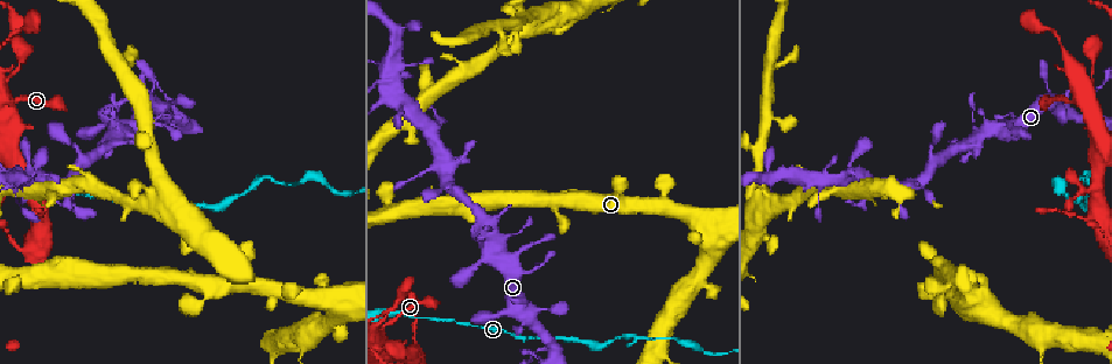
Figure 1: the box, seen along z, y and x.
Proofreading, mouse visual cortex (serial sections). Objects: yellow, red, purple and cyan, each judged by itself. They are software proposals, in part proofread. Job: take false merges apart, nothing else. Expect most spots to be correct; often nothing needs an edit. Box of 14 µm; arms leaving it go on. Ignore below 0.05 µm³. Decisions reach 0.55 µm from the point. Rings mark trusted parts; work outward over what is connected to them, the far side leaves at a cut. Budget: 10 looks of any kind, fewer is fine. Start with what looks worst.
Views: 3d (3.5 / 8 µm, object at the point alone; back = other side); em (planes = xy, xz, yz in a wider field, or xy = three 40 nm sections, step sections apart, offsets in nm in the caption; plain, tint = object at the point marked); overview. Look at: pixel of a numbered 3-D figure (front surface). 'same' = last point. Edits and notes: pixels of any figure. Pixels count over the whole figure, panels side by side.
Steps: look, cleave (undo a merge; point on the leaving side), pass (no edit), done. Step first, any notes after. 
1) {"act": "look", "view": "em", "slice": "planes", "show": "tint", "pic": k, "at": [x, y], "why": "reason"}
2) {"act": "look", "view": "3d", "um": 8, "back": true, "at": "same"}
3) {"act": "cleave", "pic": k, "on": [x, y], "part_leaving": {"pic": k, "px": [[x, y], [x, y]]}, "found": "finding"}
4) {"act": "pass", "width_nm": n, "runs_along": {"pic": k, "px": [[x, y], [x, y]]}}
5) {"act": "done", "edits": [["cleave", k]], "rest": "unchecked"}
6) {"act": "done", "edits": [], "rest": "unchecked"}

{"act": "look", "view": "3d", "um": 3.5, "pic": 1, "at": [285, 182], "why": "calibre changes"}

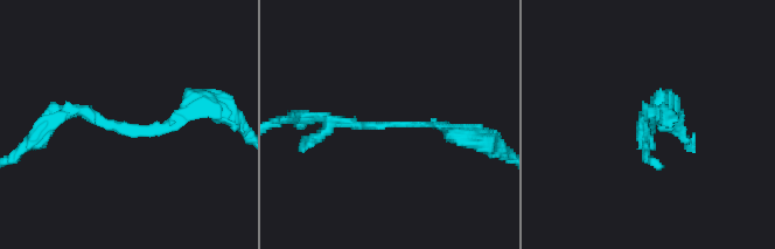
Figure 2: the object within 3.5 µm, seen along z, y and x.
{"act": "look", "view": "em", "slice": "planes", "show": "tint", "pic": 2, "at": [392, 124], "why": "shape alone is not enough"}

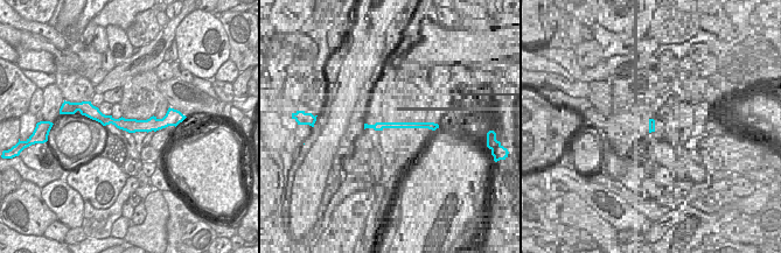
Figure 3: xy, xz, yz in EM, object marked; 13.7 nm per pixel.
{"act": "pass", "runs_along": {"pic": 2, "px": [[322, 117], [357, 125], [437, 123], [461, 135]]}, "found": "all the same cell"}

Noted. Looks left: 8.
{"act": "look", "view": "3d", "um": 3.5, "pic": 1, "at": [703, 222], "why": "calibre changes"}

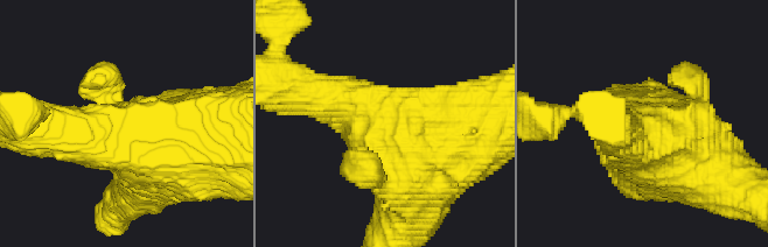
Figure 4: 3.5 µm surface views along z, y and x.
{"act": "look", "view": "em", "slice": "xy", "step": 3, "show": "plain", "pic": 4, "at": [127, 145]}

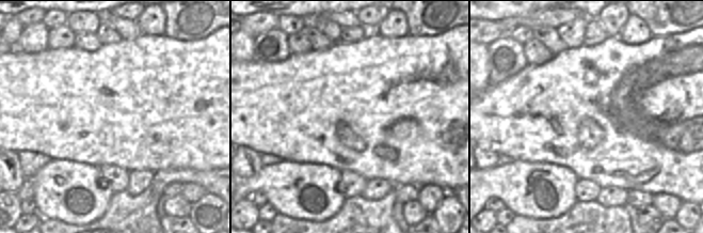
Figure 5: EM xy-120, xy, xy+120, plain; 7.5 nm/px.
{"act": "look", "view": "em", "slice": "xy", "step": 3, "show": "tint", "at": "same"}

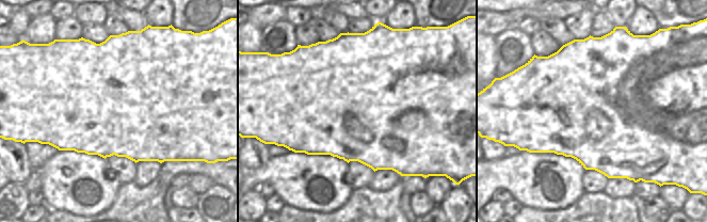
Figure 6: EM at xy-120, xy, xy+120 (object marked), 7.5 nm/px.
{"act": "pass", "width_nm": 1050, "runs_along": {"pic": 4, "px": [[628, 141], [682, 148], [739, 184]]}, "found": "all the same cell"}

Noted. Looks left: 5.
{"act": "look", "view": "3d", "um": 8, "pic": 1, "at": [524, 315], "why": "sudden change in width"}

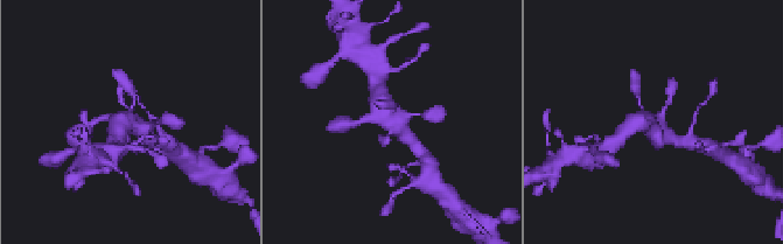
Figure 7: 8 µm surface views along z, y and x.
{"act": "look", "view": "em", "slice": "xy", "step": 2, "show": "tint", "pic": 7, "at": [390, 122]}

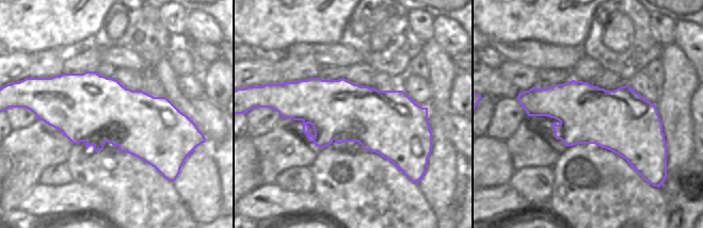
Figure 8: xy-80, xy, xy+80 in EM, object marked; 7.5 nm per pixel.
{"act": "pass", "found": "all the same cell"}

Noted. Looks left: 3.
{"act": "look", "view": "3d", "um": 3.5, "pic": 1, "at": [116, 141], "why": "calibre changes"}

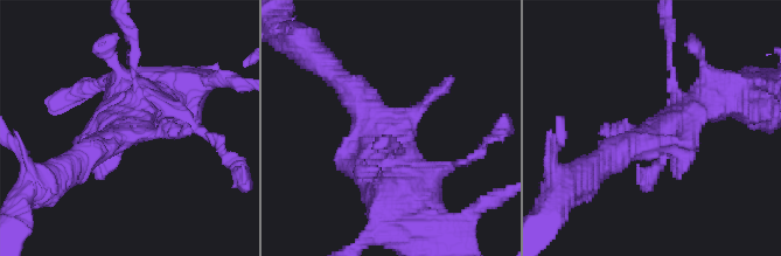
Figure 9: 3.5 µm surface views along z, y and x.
{"act": "look", "view": "em", "slice": "xy", "step": 3, "show": "tint", "pic": 9, "at": [128, 130], "why": "shape alone is not enough"}

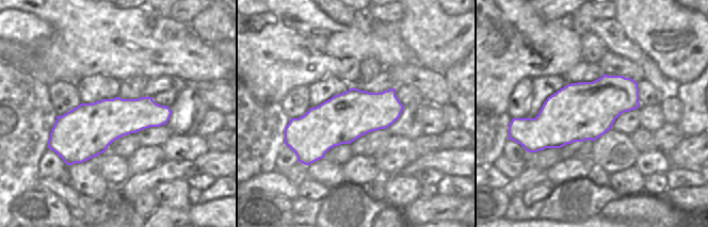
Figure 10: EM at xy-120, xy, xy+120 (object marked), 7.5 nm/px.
{"act": "pass", "runs_along": {"pic": 9, "px": [[392, 199], [388, 136], [450, 82]]}, "found": "continuous, no second cell"}

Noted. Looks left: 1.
{"act": "done", "edits": [], "rest": "unchecked"}

